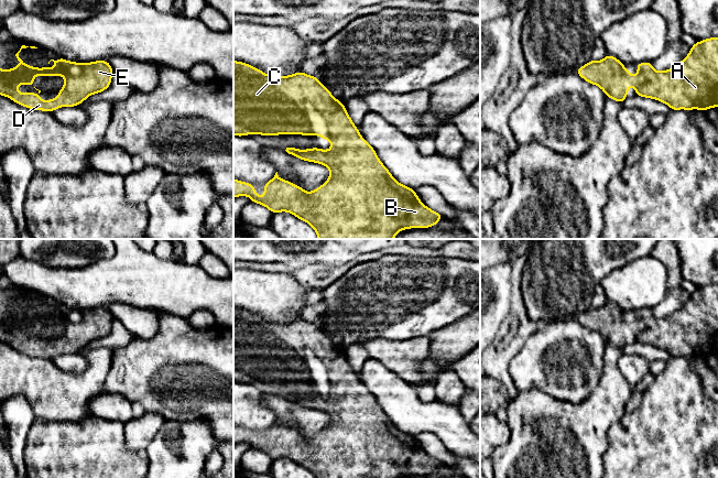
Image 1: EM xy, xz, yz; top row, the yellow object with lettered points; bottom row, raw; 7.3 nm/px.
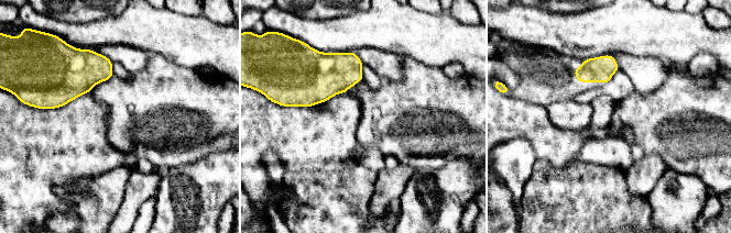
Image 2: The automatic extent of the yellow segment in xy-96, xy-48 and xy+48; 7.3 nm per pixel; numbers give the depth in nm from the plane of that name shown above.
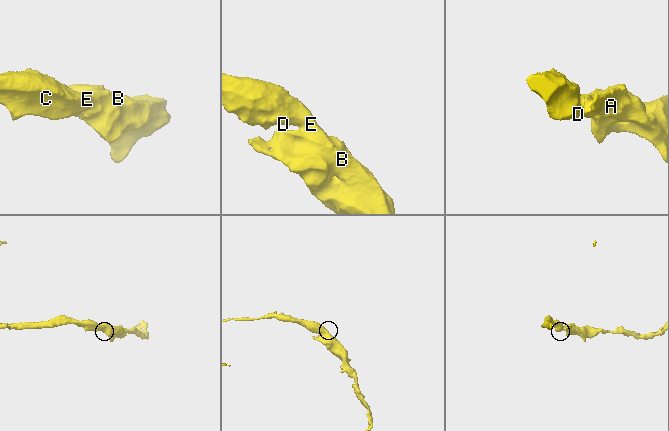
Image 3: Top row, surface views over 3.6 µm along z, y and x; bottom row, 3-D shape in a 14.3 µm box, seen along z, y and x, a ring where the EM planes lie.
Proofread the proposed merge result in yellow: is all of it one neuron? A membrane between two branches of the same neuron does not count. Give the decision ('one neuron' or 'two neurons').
one neuron

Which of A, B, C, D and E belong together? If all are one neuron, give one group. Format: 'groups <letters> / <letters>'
groups A B C D E

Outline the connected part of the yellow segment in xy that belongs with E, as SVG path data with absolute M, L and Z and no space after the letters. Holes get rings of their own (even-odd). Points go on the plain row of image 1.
M22 292L21 295L20 295L20 297L15 301L18 307L20 308L20 311L19 311L18 313L15 313L15 314L12 315L12 316L0 316L0 341L10 345L10 346L13 347L14 349L17 349L17 350L19 350L19 351L21 351L21 352L23 352L23 354L25 354L25 355L53 359L55 356L61 355L61 354L75 354L75 352L79 352L79 351L80 351L84 347L86 347L90 341L99 340L99 339L106 337L107 335L109 335L109 333L111 332L111 324L112 324L112 321L113 321L115 317L113 317L113 315L110 313L110 311L108 309L108 307L105 307L105 306L104 306L104 307L96 307L96 308L90 308L90 309L76 309L76 308L68 308L67 306L64 306L64 305L62 305L62 304L58 304L57 307L51 306L51 307L48 308L48 311L47 311L45 314L40 315L40 314L37 314L37 313L33 313L33 312L31 312L31 311L24 309L24 308L19 304L19 300L21 298L21 296L22 296L22 295L26 295L26 294L29 294L29 293ZM34 323L64 323L64 324L65 324L65 329L64 329L64 332L63 332L63 335L58 338L58 343L57 343L54 347L47 346L47 347L44 349L44 348L42 347L42 345L39 343L39 340L41 339L41 337L39 337L39 336L36 336L36 337L39 338L36 341L33 340L33 339L26 339L26 338L25 338L24 340L20 340L20 339L18 338L17 333L18 333L18 332L21 332L21 330L25 330L25 332L29 332L29 333L34 334L34 333L33 333L33 330L34 330L33 324L34 324Z

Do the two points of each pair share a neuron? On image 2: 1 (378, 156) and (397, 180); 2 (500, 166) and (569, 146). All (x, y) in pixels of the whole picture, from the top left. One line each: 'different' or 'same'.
1: same
2: different

